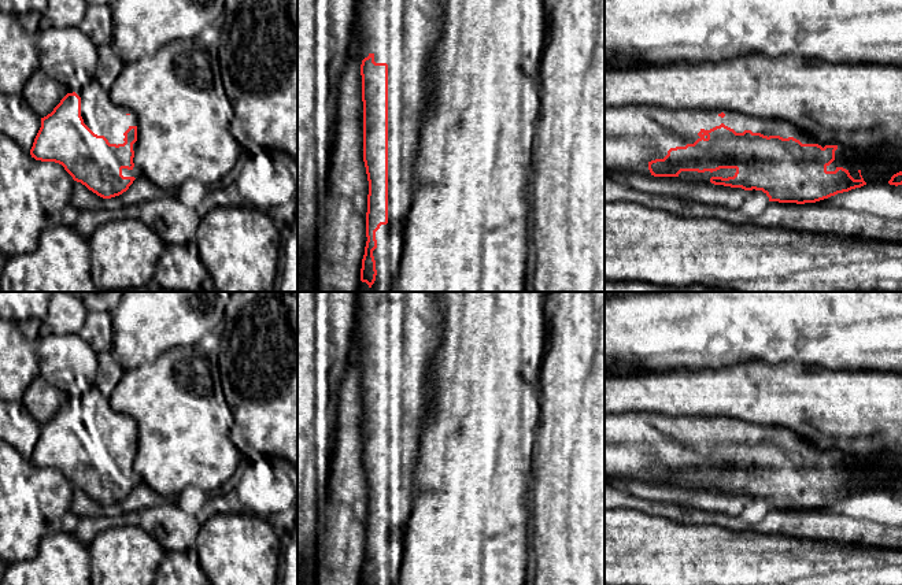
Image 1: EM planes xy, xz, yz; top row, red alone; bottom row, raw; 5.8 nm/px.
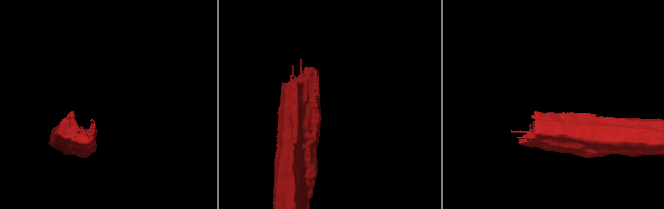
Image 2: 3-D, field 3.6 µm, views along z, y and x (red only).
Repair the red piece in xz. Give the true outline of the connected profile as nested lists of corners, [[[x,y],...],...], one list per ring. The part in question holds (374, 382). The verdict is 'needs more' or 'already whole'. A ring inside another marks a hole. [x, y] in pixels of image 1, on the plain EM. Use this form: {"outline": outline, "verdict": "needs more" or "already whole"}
{"outline": [[[358,292],[356,306],[369,488],[361,585],[393,585],[400,577],[404,532],[415,497],[424,415],[432,406],[432,362],[443,332],[441,311],[439,292]]], "verdict": "needs more"}

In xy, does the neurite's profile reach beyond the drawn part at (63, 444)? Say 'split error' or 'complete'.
split error

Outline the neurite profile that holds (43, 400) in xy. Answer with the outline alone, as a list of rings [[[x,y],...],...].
[[[38,375],[23,393],[22,403],[32,416],[40,425],[44,425],[53,418],[69,399],[66,392],[55,388]]]

